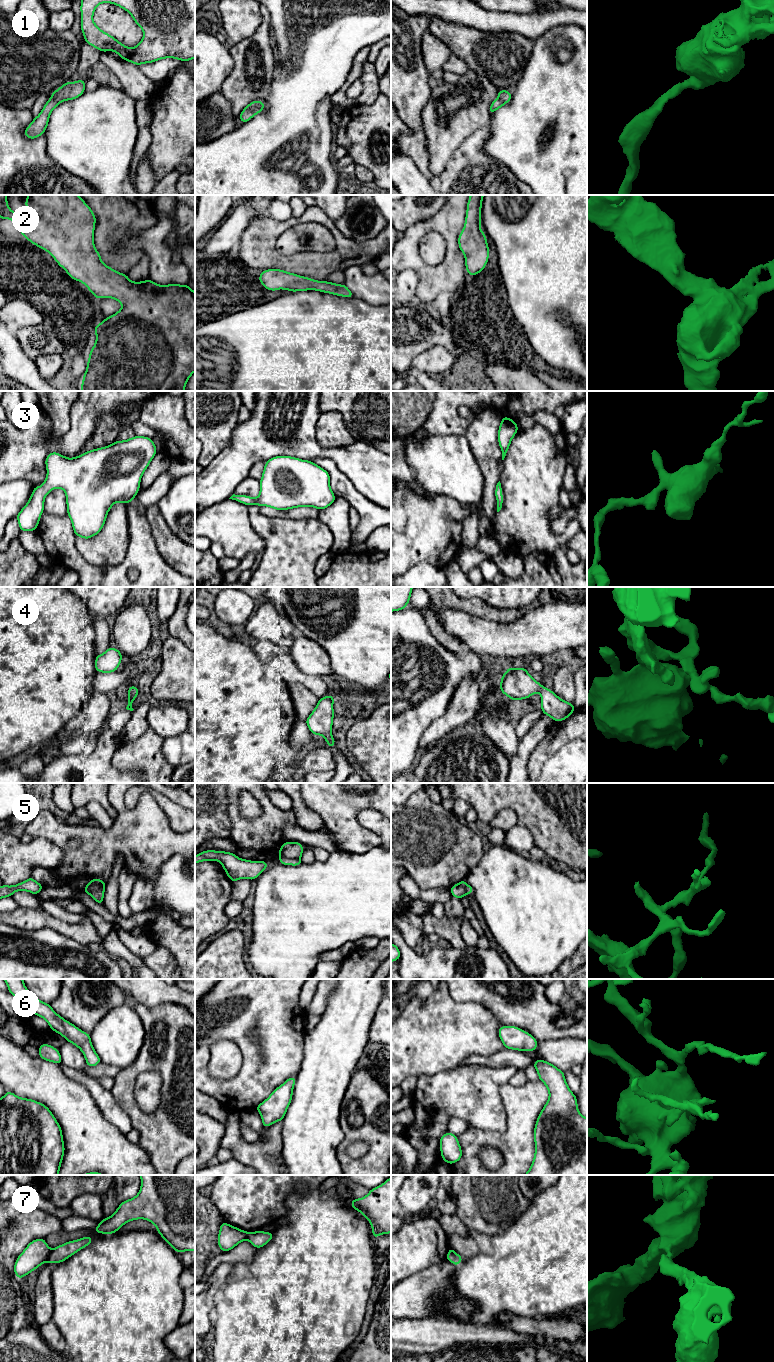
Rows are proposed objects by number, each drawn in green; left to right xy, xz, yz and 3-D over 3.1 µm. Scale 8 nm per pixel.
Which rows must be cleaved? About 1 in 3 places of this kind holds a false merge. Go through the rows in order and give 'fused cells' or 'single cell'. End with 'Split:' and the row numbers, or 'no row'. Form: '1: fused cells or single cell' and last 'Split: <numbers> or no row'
1: single cell
2: single cell
3: single cell
4: single cell
5: fused cells
6: single cell
7: fused cells
Split: 5, 7

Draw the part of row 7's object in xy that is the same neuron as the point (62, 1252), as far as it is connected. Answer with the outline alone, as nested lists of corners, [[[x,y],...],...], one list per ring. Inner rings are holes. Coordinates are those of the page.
[[[87,1236],[59,1245],[51,1250],[47,1262],[51,1264],[63,1262],[79,1250],[87,1247],[93,1240],[94,1239],[91,1236]]]

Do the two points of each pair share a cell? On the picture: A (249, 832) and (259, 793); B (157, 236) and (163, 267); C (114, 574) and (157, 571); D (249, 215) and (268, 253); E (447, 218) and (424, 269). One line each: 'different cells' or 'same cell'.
A: same cell
B: same cell
C: same cell
D: different cells
E: same cell

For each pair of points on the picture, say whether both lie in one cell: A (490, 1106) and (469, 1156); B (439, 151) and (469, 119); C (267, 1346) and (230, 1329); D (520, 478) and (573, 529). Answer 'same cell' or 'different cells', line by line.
A: different cells
B: same cell
C: same cell
D: same cell

